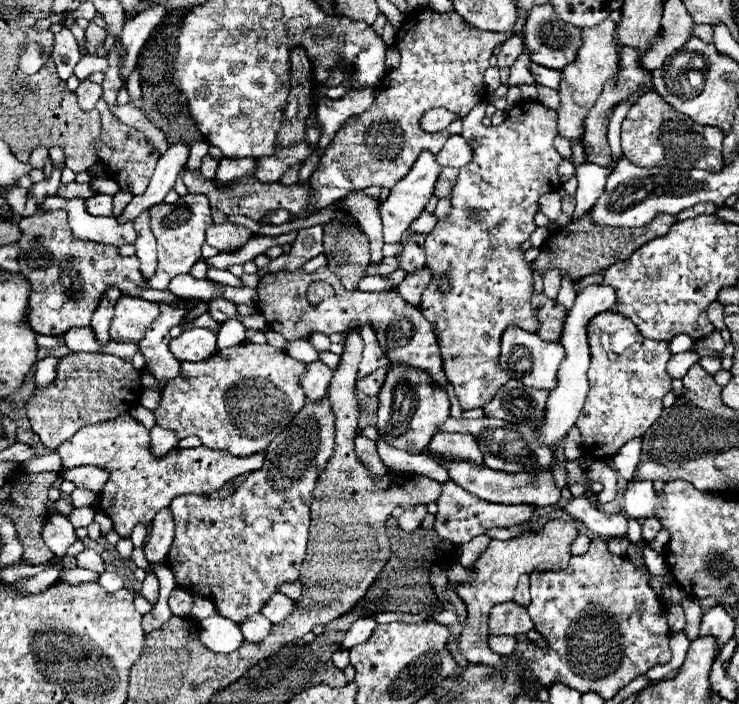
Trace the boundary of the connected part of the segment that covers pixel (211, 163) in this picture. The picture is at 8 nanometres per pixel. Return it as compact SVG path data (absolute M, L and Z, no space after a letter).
M206 154L204 158L202 158L202 174L204 174L204 178L208 178L208 180L212 180L214 176L216 176L216 168L218 168L218 160L214 160L210 154Z

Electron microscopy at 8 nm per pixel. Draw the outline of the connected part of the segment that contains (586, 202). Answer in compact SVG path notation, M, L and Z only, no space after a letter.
M590 162L576 168L578 190L576 190L576 210L574 210L572 218L580 218L582 212L588 212L592 208L592 204L598 200L600 192L604 190L608 174L610 174L610 170L590 164Z

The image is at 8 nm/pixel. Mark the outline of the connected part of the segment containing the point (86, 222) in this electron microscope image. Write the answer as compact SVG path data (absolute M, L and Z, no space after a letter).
M46 196L40 206L44 210L56 210L56 208L68 210L70 226L78 238L106 242L106 244L114 244L114 246L133 244L136 240L137 235L132 222L122 224L114 216L110 216L110 218L92 216L86 212L84 200L80 200L80 198L64 200L60 196Z

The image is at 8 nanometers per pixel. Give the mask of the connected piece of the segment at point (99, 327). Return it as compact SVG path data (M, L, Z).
M108 288L108 292L104 292L104 300L100 300L100 308L96 308L90 326L96 332L96 338L100 342L108 342L108 328L110 328L110 320L114 316L114 302L120 298L120 288Z

